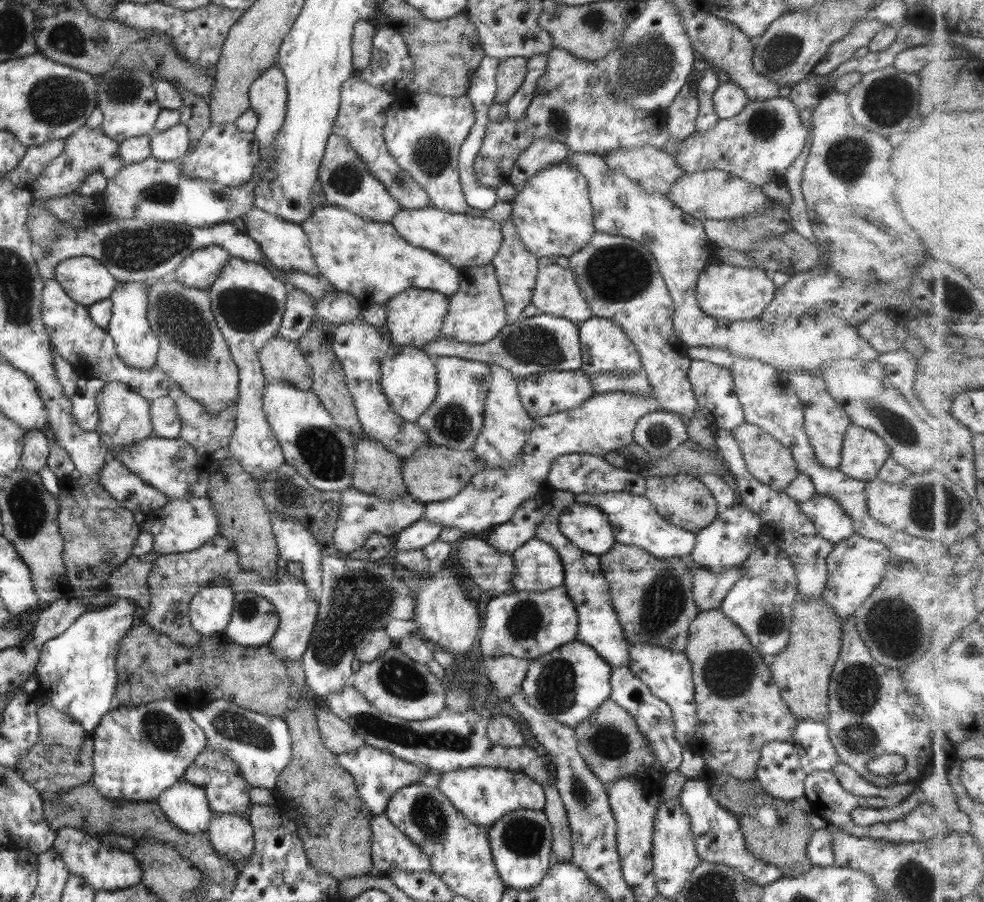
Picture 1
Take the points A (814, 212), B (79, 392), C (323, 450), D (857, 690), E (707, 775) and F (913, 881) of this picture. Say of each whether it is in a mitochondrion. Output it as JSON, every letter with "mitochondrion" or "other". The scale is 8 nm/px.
{"A":"other","B":"other","C":"mitochondrion","D":"mitochondrion","E":"other","F":"mitochondrion"}

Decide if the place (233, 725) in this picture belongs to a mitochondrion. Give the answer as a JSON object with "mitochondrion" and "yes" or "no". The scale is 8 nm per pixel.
{"mitochondrion":"yes"}

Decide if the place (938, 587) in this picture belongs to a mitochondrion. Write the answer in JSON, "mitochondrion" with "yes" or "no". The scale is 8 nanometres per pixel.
{"mitochondrion":"no"}

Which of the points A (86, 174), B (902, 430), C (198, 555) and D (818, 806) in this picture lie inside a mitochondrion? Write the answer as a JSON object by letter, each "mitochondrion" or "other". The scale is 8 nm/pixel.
{"A":"other","B":"mitochondrion","C":"other","D":"other"}

